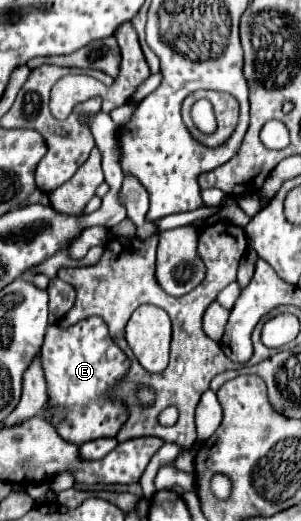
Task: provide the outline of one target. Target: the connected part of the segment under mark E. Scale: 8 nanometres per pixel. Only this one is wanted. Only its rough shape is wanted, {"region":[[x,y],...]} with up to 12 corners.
{"region":[[105,322],[49,326],[47,418],[73,444],[115,436],[129,370]]}

